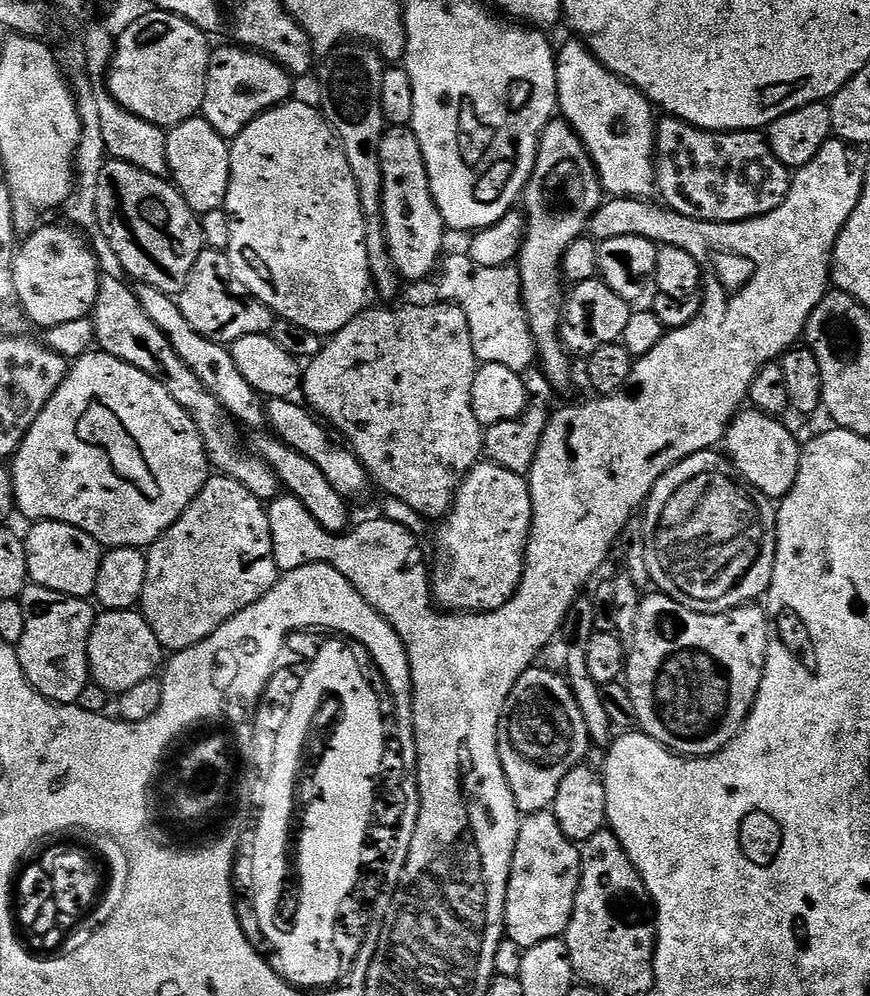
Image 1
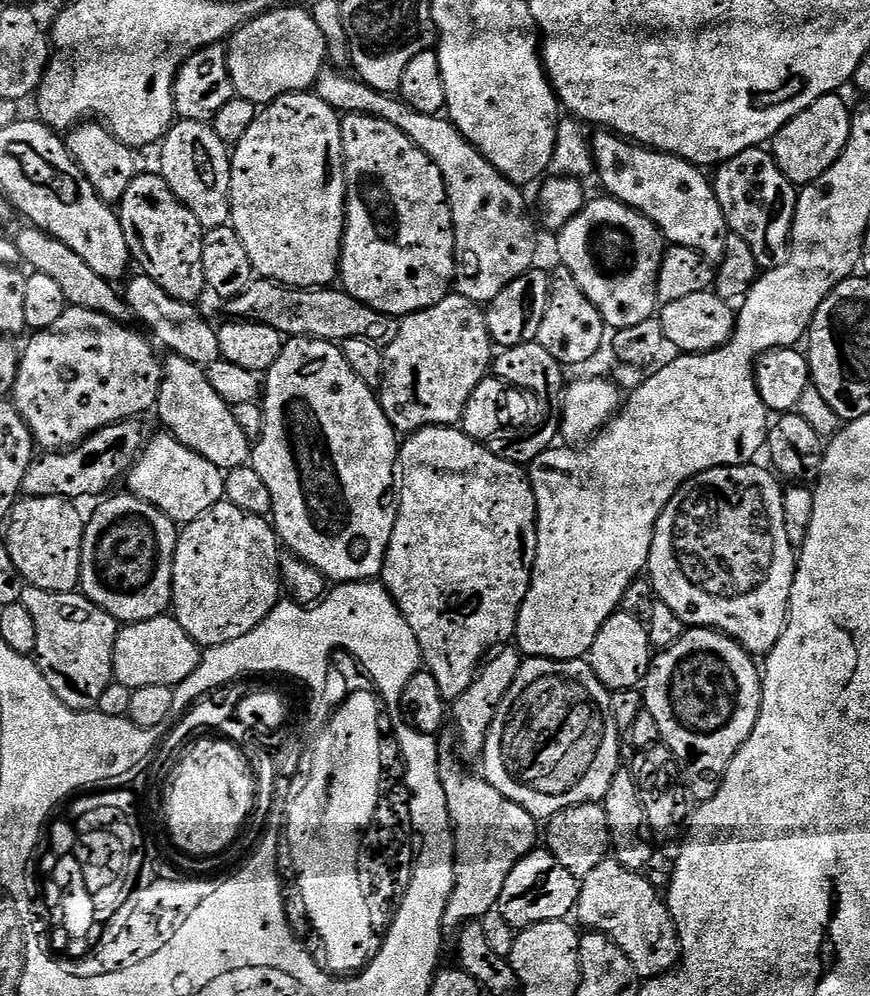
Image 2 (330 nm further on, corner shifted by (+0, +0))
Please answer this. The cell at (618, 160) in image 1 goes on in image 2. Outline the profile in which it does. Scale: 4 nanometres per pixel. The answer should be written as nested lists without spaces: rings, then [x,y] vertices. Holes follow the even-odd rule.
[[[600,130],[591,137],[592,158],[595,161],[595,175],[600,176],[604,188],[613,200],[621,200],[626,206],[640,212],[647,220],[654,222],[660,235],[672,246],[686,246],[698,250],[707,260],[718,262],[726,250],[728,223],[718,206],[715,187],[703,176],[701,169],[688,160],[672,156],[669,152],[657,152],[655,148],[645,148],[643,144],[633,144],[630,140],[614,132]]]

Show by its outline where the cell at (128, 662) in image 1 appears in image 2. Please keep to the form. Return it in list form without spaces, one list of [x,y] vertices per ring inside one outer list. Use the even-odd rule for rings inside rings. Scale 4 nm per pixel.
[[[168,614],[158,618],[150,618],[146,622],[125,624],[116,633],[114,642],[114,662],[112,674],[115,683],[127,688],[141,688],[142,686],[166,686],[175,689],[200,665],[202,649],[195,644],[178,626],[178,622]]]

